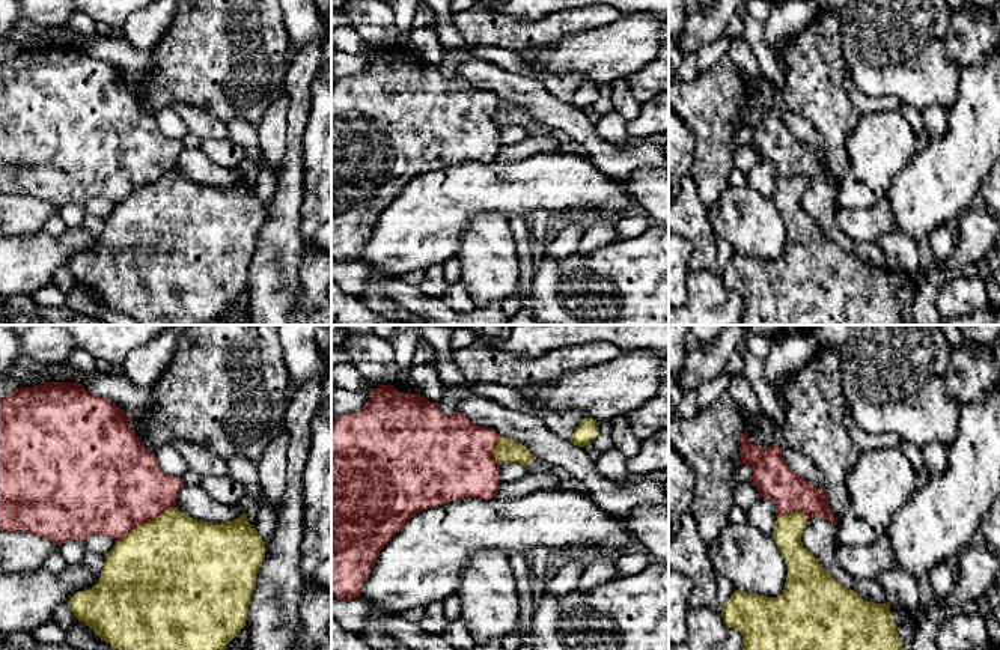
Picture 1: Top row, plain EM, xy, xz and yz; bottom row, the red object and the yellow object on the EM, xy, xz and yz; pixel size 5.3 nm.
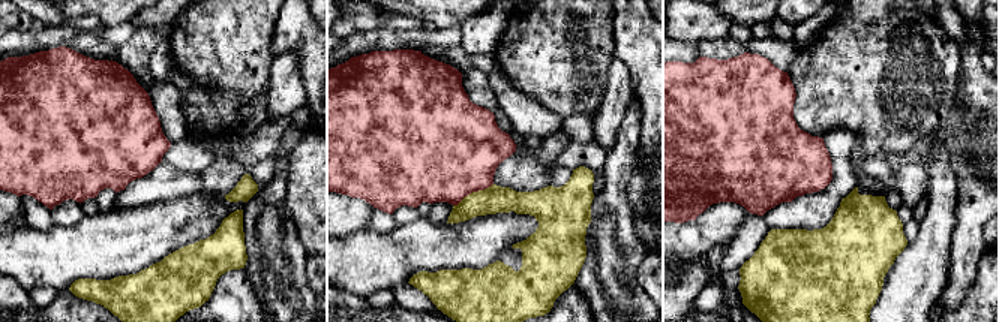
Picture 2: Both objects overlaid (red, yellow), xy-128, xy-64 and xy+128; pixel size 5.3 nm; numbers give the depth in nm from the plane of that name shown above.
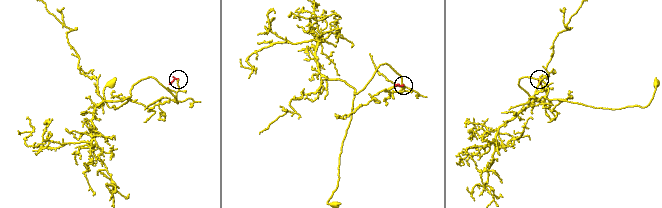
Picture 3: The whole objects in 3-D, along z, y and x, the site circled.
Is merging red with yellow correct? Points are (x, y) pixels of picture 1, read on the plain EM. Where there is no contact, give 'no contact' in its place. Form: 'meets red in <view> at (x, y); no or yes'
meets red in xy at (143, 185); yes

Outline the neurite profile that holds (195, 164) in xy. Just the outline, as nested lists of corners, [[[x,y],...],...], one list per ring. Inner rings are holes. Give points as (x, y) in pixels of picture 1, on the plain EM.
[[[184,149],[173,170],[193,182],[214,187],[230,187],[245,176],[239,166],[217,166],[202,149]]]

